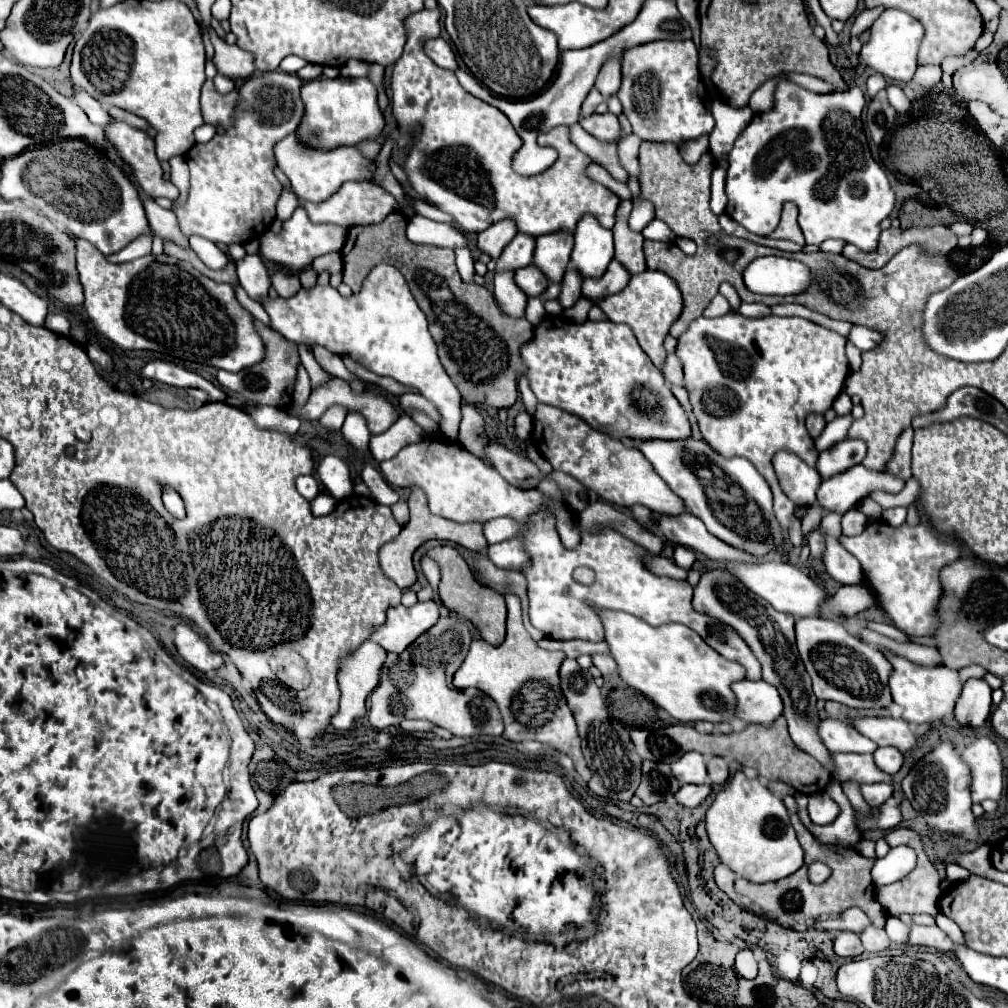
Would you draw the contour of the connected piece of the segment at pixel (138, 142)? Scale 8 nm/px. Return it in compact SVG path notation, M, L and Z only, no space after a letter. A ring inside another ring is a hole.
M111 119L111 121L107 123L107 127L105 127L105 135L107 135L107 139L111 141L111 145L117 149L117 153L123 157L123 161L131 167L133 177L137 179L137 183L141 185L141 189L143 189L149 197L153 197L153 199L157 199L157 197L167 197L167 199L171 199L171 201L175 201L175 199L179 197L179 189L177 189L171 181L163 179L163 169L161 169L159 159L157 159L157 155L155 155L155 141L153 141L153 137L149 137L149 133L145 133L145 131L141 131L141 129L135 129L135 127L131 127L131 125L123 123L123 121Z

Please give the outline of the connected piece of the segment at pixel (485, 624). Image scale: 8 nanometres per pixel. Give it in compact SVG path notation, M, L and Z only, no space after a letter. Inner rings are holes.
M433 547L427 555L441 569L439 593L441 593L441 599L443 599L445 607L449 607L451 611L467 617L479 629L481 637L487 639L487 643L501 645L503 639L505 639L505 619L507 619L505 597L501 593L497 593L495 589L491 589L491 587L481 587L473 579L473 573L469 571L467 563L463 561L463 557L459 555L457 549L453 549L453 547Z

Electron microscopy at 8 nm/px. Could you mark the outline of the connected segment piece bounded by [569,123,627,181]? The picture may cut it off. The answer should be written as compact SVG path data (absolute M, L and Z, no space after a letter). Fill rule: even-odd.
M579 123L570 126L569 129L571 141L575 141L575 145L583 153L587 153L595 163L603 165L615 179L627 181L627 171L619 163L619 155L617 154L618 141L612 143L599 141L593 135L589 135Z

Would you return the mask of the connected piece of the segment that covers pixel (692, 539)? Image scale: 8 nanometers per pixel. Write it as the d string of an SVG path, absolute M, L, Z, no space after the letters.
M685 513L685 515L679 515L679 517L659 515L657 523L659 523L663 535L667 537L667 541L671 541L675 545L689 547L693 551L699 551L699 553L703 553L703 555L707 555L709 559L715 559L715 561L765 563L765 561L783 561L783 555L785 555L781 549L773 549L763 557L755 557L747 551L731 547L725 541L711 535L707 531L707 527L703 525L703 521L695 515L691 515L691 513Z

